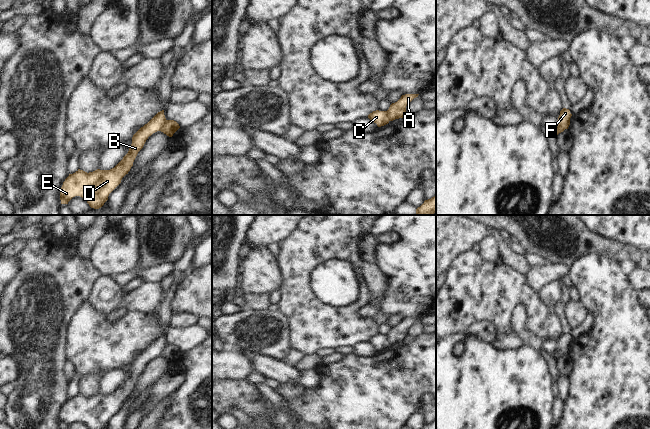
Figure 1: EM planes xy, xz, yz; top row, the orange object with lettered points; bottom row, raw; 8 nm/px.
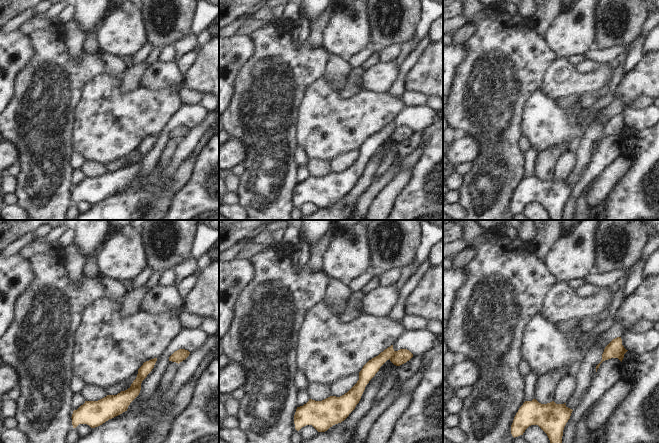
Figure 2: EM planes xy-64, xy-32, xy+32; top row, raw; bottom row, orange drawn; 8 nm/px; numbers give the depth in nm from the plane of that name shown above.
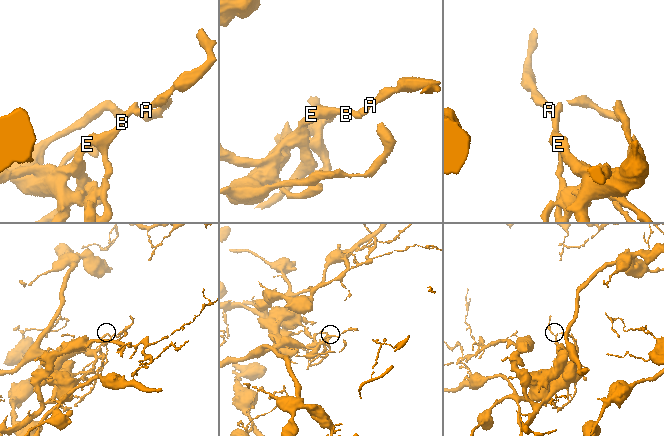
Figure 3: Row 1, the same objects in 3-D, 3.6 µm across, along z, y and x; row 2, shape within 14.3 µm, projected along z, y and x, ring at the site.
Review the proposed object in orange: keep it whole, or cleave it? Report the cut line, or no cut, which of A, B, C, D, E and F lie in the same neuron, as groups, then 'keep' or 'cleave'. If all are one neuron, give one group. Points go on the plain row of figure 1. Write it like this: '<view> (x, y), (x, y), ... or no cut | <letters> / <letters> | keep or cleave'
xy (166, 344), (159, 354) | A / B C D E F | cleave

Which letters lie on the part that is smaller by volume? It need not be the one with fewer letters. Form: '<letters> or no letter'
A

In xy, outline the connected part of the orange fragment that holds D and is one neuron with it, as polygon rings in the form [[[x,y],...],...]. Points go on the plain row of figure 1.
[[[162,334],[133,359],[128,377],[114,392],[97,393],[89,397],[78,393],[75,397],[69,398],[60,414],[61,428],[68,428],[73,421],[80,420],[89,429],[104,429],[109,418],[130,395],[138,376],[143,372],[148,361],[160,355],[165,346],[166,342]]]

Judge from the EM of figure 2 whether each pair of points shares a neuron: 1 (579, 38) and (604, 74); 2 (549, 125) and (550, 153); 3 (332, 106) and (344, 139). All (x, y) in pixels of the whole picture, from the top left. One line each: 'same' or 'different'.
1: different
2: different
3: same

